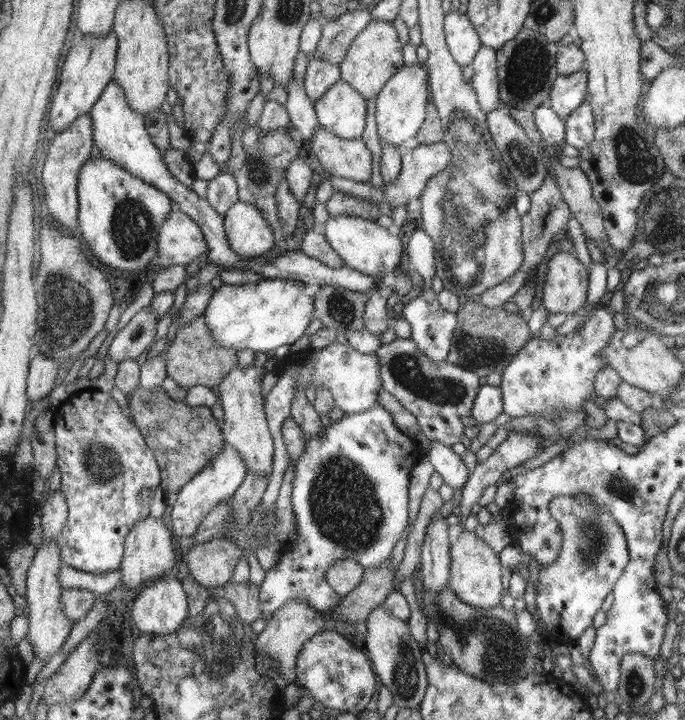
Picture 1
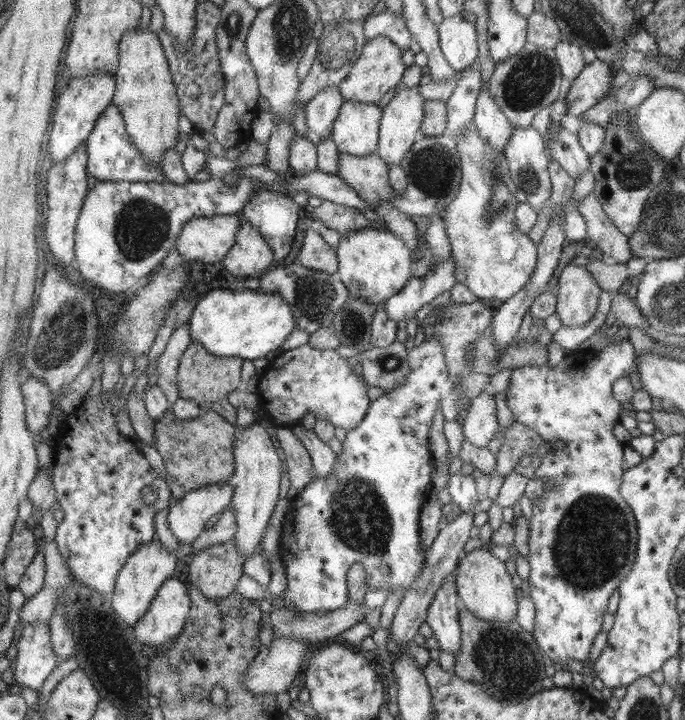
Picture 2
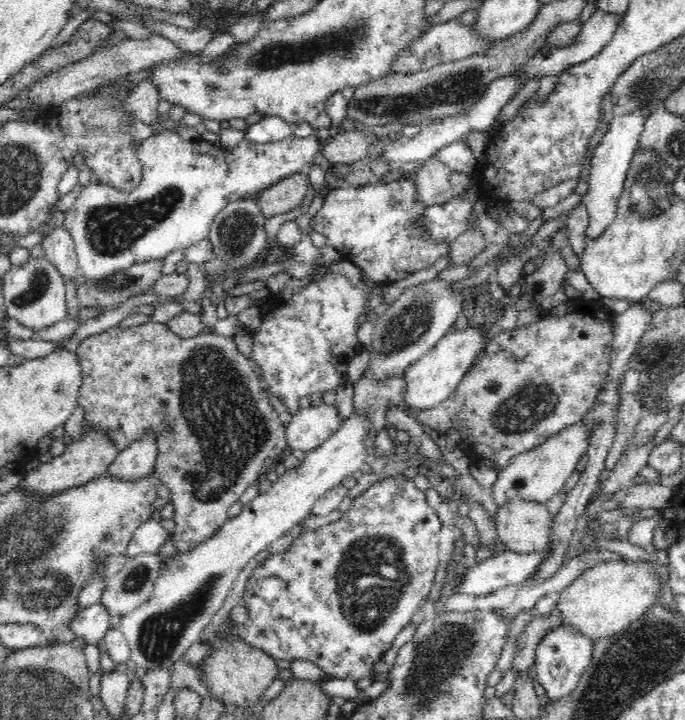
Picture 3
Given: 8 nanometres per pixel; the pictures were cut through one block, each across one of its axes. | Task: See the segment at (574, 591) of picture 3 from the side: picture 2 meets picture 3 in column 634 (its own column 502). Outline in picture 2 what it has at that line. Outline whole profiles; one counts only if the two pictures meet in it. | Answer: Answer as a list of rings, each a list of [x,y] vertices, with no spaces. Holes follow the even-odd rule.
[[[468,548],[459,559],[455,577],[455,588],[460,601],[478,618],[487,621],[516,621],[520,594],[512,583],[512,576],[506,571],[505,562],[494,557],[487,548]]]

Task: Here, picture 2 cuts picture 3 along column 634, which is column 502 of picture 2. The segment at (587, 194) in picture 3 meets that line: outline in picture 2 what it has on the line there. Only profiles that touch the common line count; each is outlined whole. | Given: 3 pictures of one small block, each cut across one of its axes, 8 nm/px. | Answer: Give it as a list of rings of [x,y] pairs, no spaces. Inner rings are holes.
[[[484,85],[480,89],[473,121],[477,126],[480,136],[487,143],[490,143],[494,150],[503,154],[504,147],[516,125],[508,120],[508,117],[494,102],[489,91],[489,85]]]

